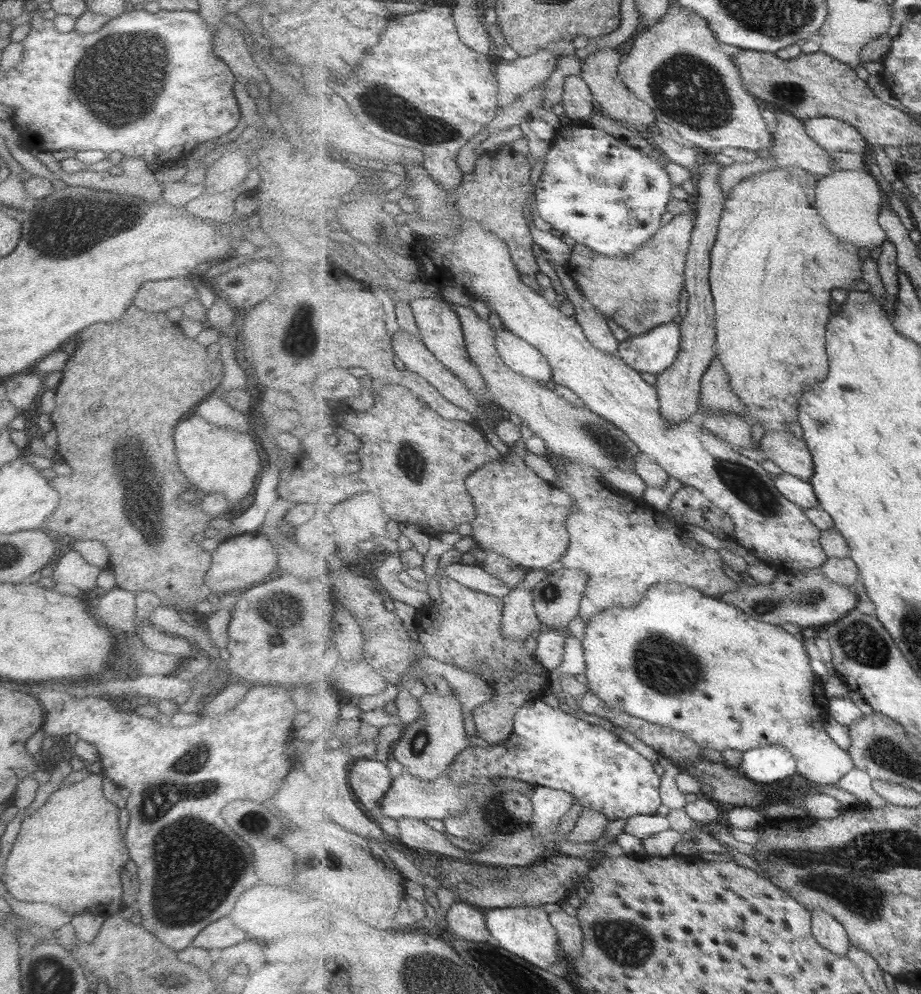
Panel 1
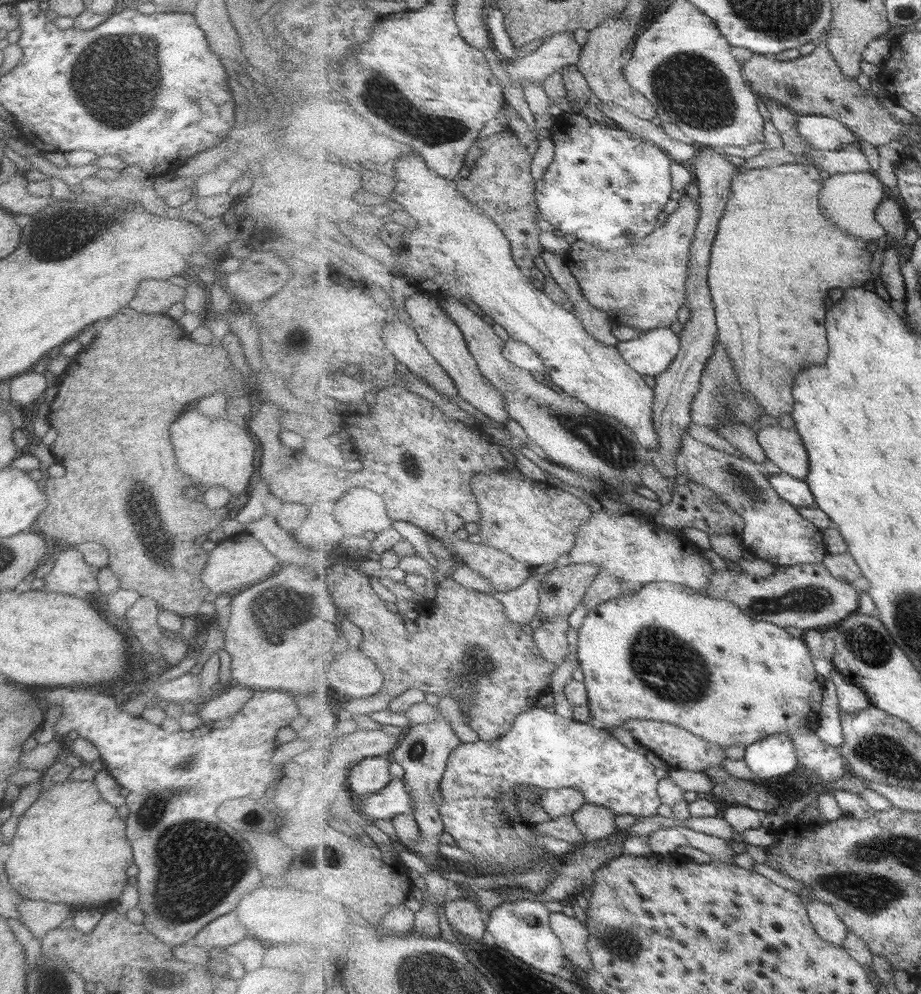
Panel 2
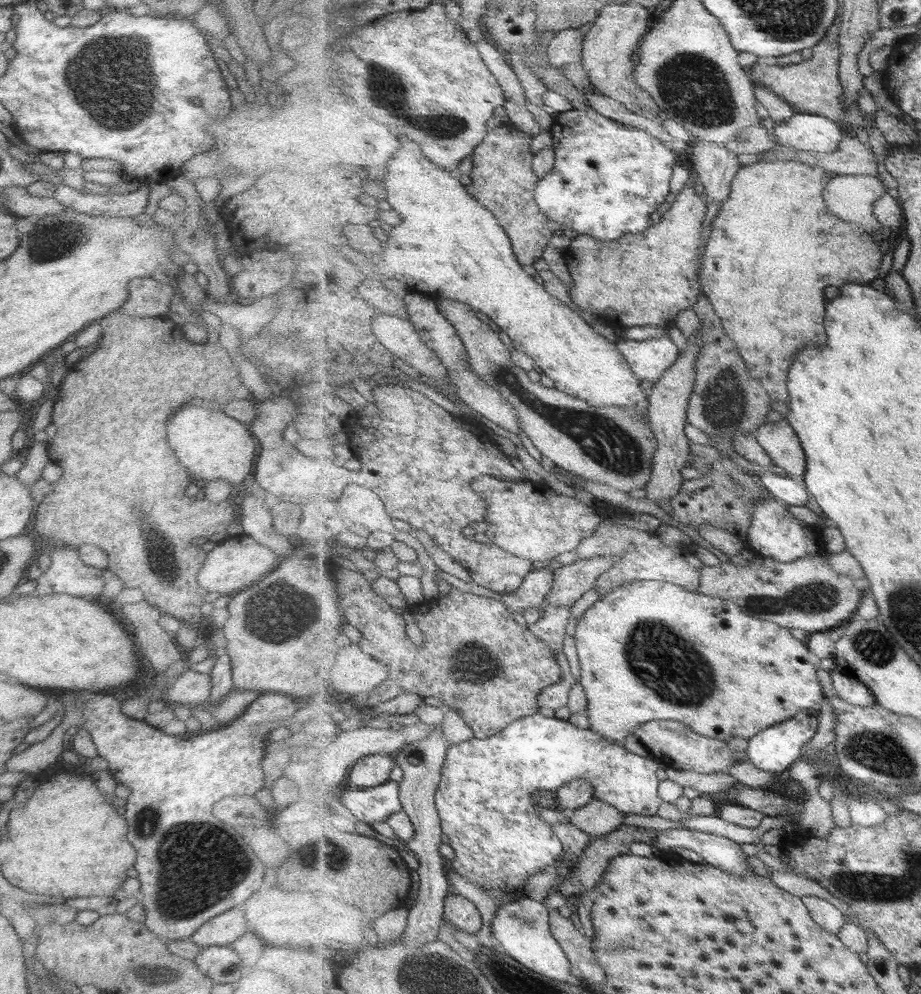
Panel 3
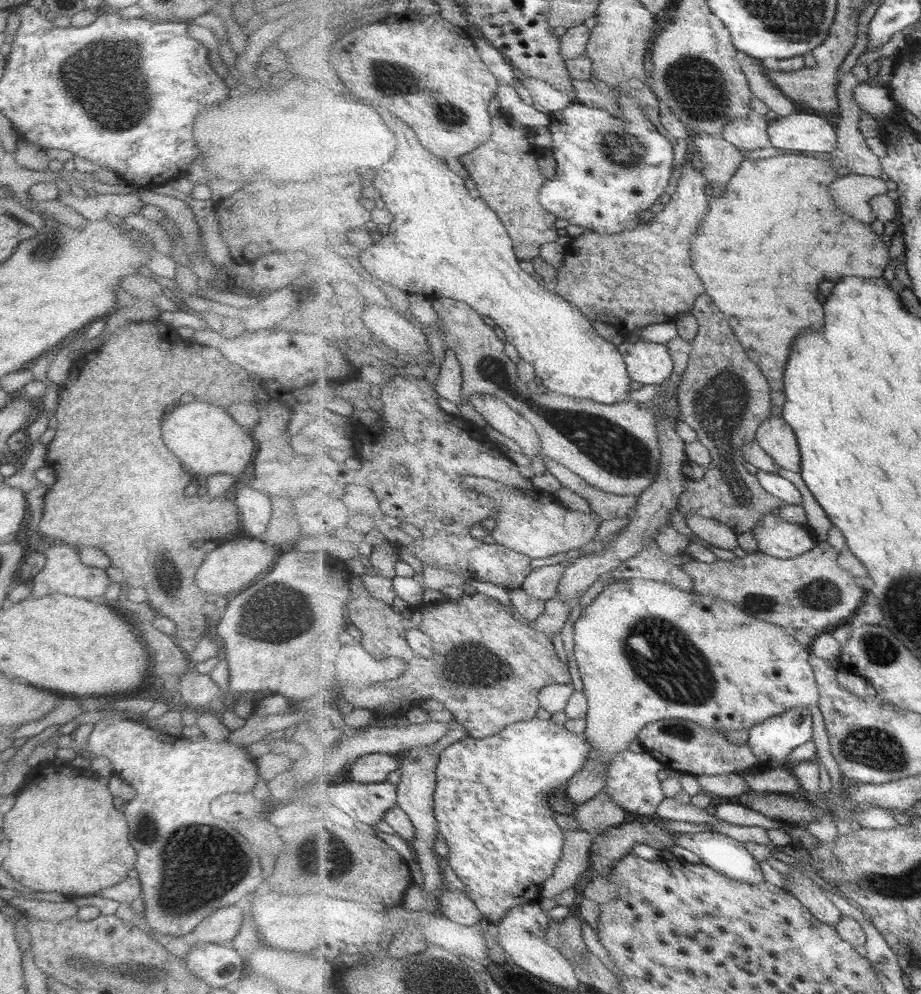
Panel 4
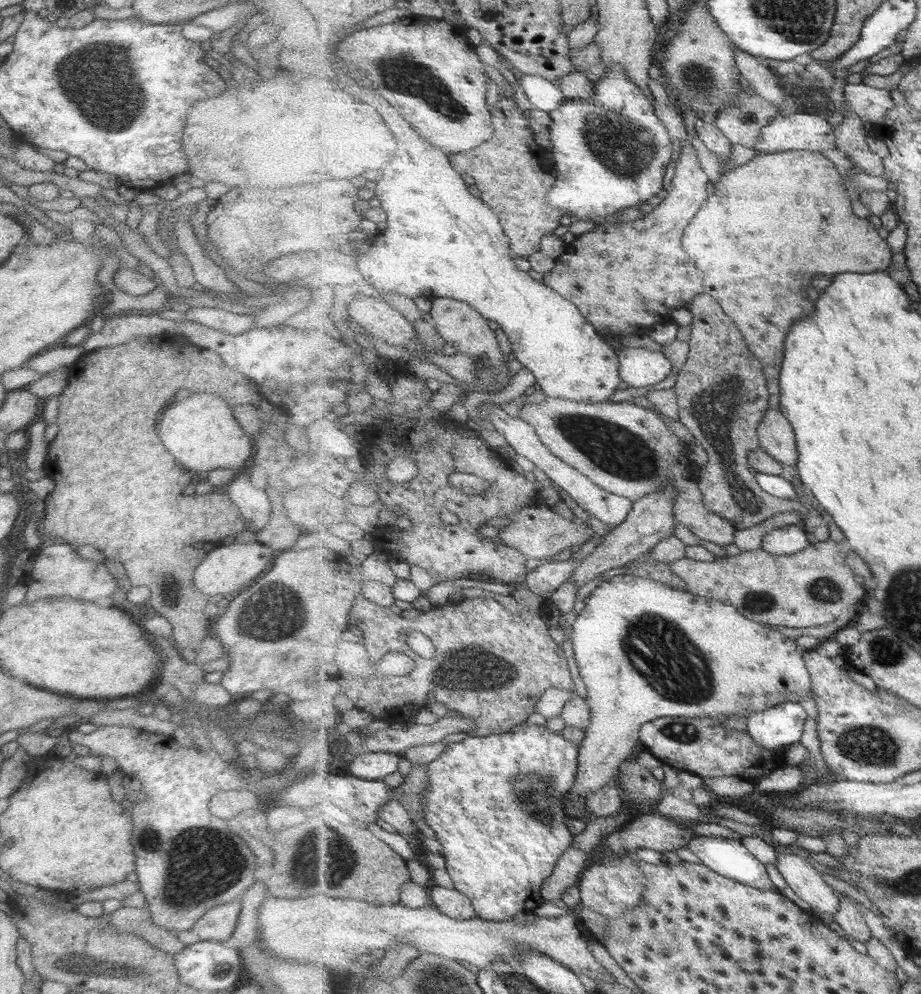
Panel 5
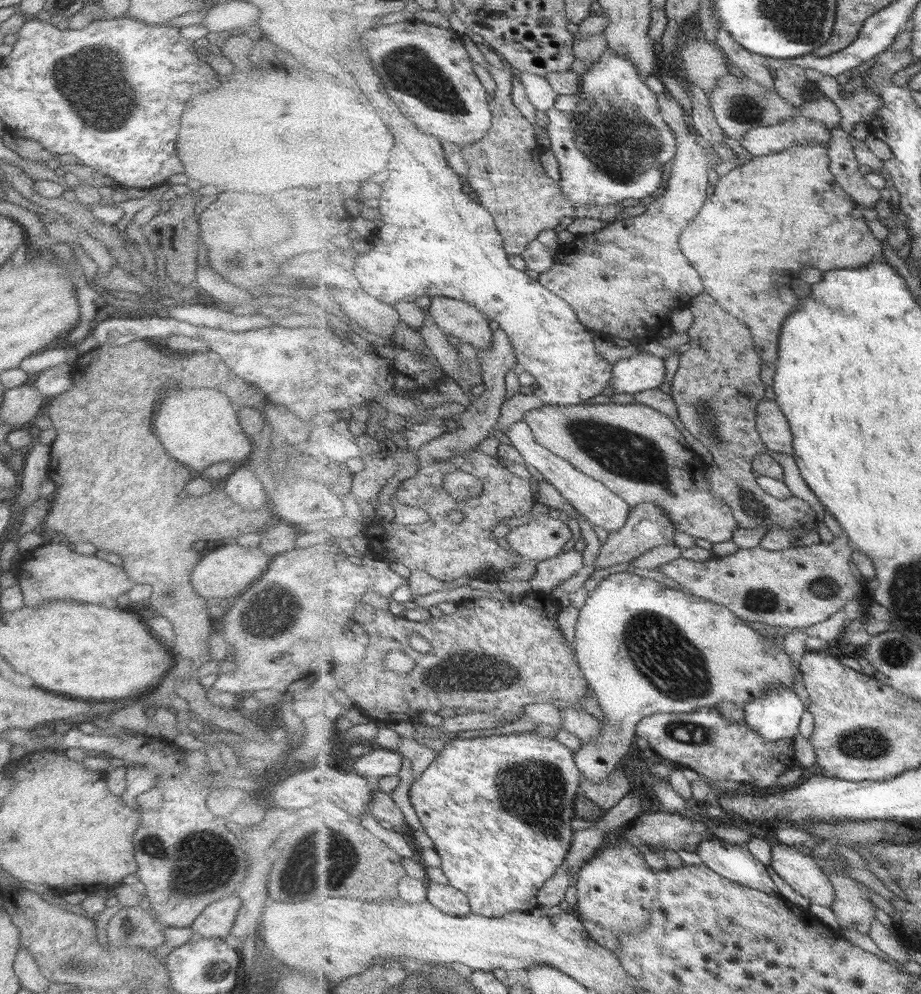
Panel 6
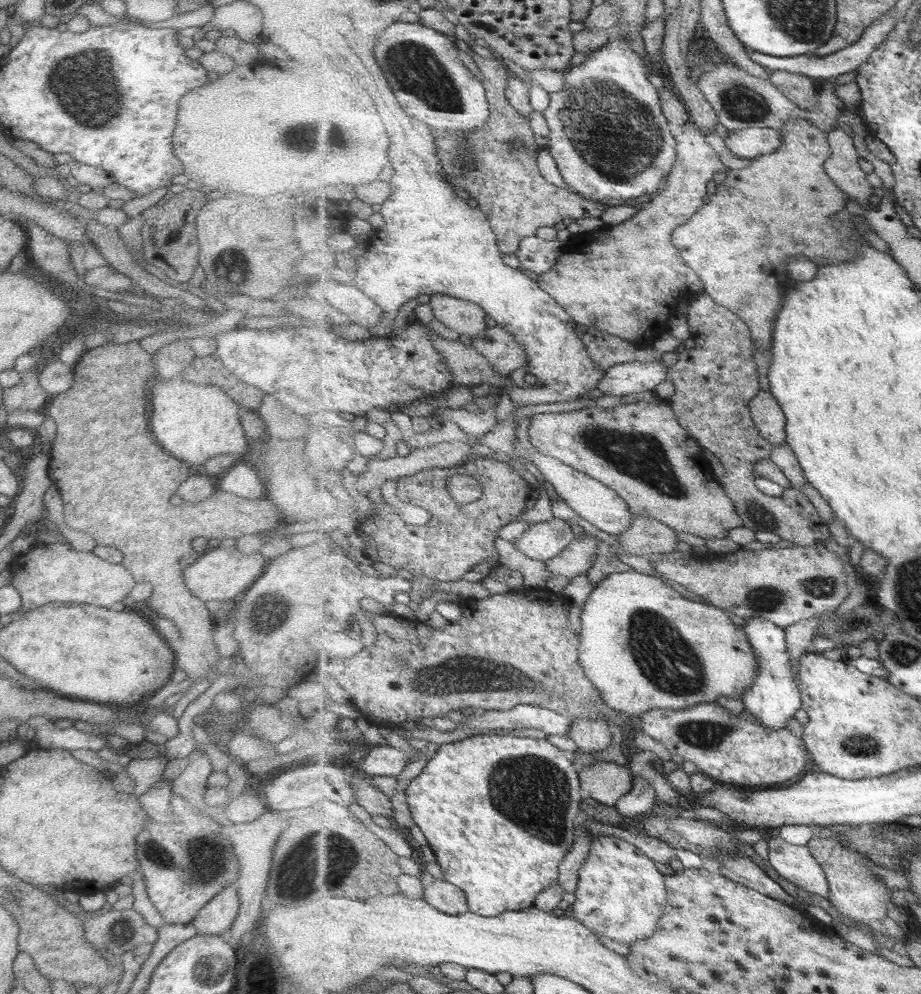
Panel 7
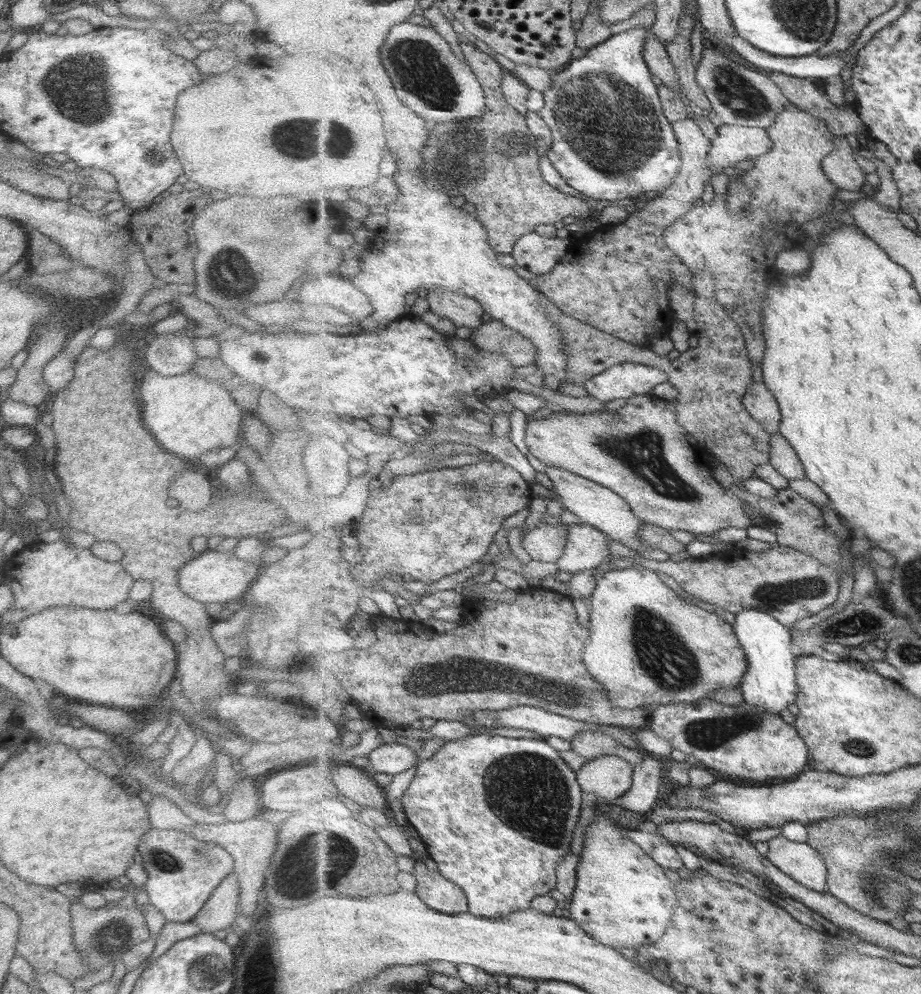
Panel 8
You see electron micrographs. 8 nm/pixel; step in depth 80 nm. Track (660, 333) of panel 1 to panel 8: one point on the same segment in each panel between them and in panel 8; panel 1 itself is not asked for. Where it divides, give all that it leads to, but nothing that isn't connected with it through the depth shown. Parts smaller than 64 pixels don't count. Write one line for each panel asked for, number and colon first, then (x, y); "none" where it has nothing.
2: (651, 354)
3: (650, 359)
4: (649, 363)
5: (639, 368)
6: (644, 371)
7: (634, 377)
8: (628, 380)

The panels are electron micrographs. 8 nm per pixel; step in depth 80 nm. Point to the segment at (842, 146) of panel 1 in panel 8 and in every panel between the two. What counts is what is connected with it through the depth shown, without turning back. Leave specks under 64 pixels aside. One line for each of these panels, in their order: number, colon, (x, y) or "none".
2: (825, 134)
3: (806, 131)
4: (809, 133)
5: (801, 131)
6: (765, 140)
7: (750, 143)
8: (734, 144)

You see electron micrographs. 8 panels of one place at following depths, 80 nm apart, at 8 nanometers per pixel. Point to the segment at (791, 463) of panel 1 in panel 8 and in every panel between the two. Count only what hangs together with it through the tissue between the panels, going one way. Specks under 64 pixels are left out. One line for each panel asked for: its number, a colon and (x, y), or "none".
2: (784, 447)
3: (778, 439)
4: (775, 436)
5: (777, 436)
6: (773, 426)
7: (770, 418)
8: (760, 401)

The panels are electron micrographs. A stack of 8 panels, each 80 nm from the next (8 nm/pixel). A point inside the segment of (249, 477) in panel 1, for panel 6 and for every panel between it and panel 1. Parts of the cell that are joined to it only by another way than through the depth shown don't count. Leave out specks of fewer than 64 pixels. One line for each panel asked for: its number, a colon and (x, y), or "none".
2: (214, 452)
3: (212, 446)
4: (203, 437)
5: (200, 432)
6: (197, 426)

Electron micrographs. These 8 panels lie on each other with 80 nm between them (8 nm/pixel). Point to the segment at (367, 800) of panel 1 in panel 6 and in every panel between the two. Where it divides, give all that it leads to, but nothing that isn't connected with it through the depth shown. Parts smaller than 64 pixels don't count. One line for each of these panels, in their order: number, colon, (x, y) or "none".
2: (370, 775)
3: (370, 771)
4: (373, 768)
5: (374, 766)
6: (380, 762)

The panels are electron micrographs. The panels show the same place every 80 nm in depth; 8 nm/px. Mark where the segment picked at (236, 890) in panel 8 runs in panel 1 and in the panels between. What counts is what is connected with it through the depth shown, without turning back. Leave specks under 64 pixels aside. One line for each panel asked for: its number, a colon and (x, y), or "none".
1: (222, 933)
2: (225, 930)
3: (221, 931)
4: (220, 927)
5: (217, 924)
6: (215, 921)
7: (218, 914)

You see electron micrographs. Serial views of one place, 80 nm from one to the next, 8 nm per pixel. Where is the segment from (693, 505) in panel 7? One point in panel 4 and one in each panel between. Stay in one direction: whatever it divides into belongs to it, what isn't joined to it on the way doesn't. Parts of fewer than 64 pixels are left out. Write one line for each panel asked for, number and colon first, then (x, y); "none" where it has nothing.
4: (616, 448)
5: (629, 450)
6: (638, 453)

